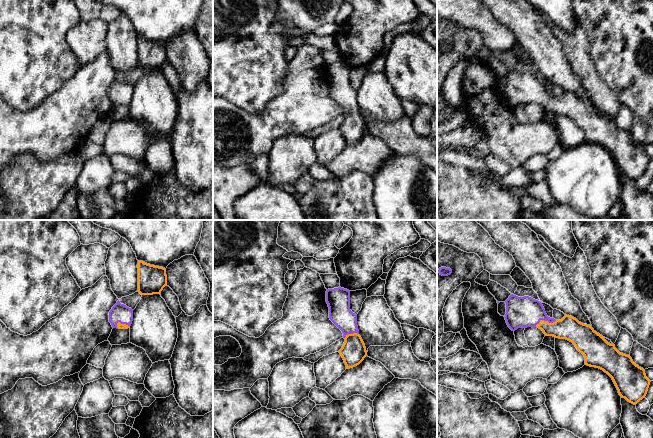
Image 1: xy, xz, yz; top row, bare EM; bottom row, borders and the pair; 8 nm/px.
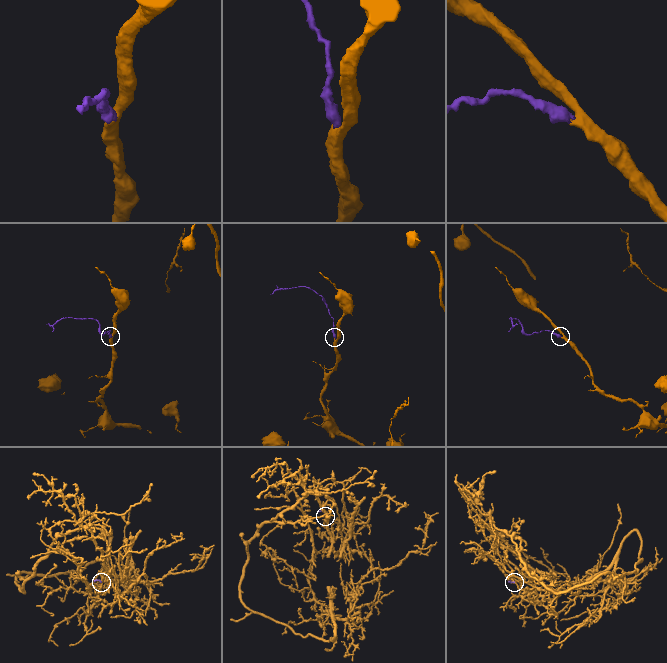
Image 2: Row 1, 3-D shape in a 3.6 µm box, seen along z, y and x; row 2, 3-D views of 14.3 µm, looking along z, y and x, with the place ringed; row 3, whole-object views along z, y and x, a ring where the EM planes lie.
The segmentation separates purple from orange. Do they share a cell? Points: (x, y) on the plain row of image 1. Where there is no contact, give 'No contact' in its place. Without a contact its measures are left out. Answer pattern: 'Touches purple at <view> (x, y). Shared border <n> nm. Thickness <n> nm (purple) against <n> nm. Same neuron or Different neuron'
Touches purple at yz (545, 96). Shared border 180 nm. Thickness 240 nm (purple) against 190 nm. Same neuron

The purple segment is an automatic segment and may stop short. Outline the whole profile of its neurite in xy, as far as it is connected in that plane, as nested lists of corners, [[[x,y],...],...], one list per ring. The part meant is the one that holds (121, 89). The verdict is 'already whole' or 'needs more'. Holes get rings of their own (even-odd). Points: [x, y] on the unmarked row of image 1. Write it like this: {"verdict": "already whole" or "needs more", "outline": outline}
{"verdict": "needs more", "outline": [[[118,76],[109,88],[109,98],[113,104],[128,105],[133,97],[133,86]]]}

